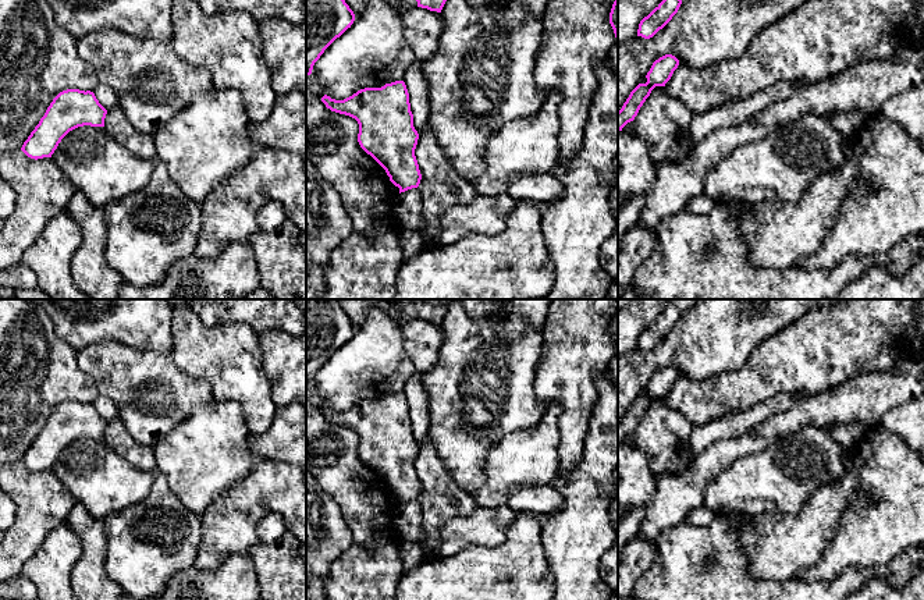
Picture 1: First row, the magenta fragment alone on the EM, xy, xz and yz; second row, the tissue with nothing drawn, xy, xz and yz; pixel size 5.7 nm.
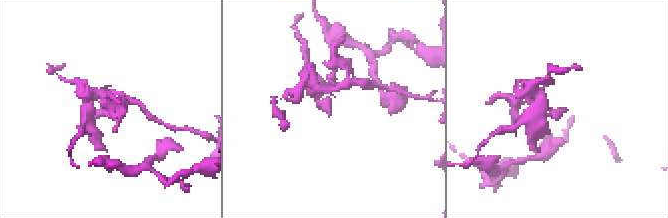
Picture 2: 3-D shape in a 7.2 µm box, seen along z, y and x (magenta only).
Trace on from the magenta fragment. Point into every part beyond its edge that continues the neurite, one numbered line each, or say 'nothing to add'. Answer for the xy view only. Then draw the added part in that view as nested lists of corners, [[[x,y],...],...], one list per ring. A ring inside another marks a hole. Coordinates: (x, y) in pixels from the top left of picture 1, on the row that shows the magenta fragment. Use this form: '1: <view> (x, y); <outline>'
nothing to add

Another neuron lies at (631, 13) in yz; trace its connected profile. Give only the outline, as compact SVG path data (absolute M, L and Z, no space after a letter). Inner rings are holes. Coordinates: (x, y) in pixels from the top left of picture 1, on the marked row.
M619 0L618 1L618 46L637 36L640 21L662 0Z

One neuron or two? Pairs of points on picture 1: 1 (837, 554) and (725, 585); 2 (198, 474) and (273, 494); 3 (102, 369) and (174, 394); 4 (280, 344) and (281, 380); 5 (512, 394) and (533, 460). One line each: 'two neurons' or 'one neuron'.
1: two neurons
2: two neurons
3: one neuron
4: one neuron
5: two neurons

